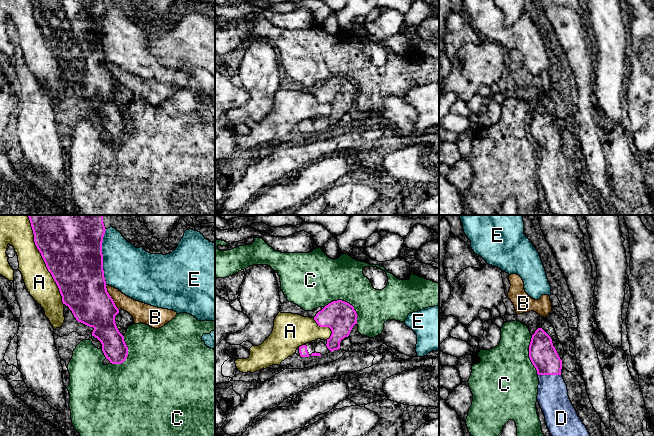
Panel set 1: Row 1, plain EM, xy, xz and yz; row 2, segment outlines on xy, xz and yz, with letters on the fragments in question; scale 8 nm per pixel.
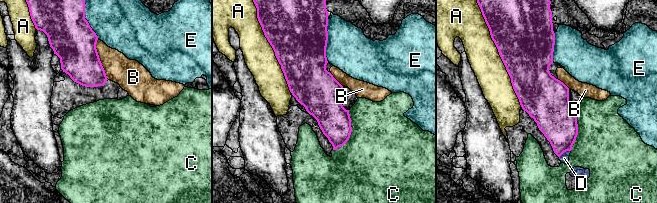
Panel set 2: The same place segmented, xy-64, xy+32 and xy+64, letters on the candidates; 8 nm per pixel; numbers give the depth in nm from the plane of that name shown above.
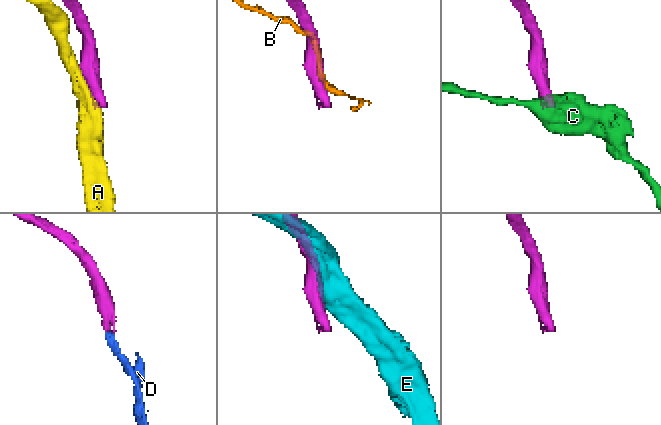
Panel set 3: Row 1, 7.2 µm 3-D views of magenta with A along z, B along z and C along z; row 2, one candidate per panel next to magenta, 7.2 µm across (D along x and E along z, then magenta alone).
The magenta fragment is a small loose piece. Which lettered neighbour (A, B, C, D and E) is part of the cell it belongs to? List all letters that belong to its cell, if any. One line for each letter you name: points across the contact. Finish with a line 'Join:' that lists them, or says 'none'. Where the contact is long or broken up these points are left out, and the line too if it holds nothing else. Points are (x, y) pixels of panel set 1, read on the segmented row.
Join: D

